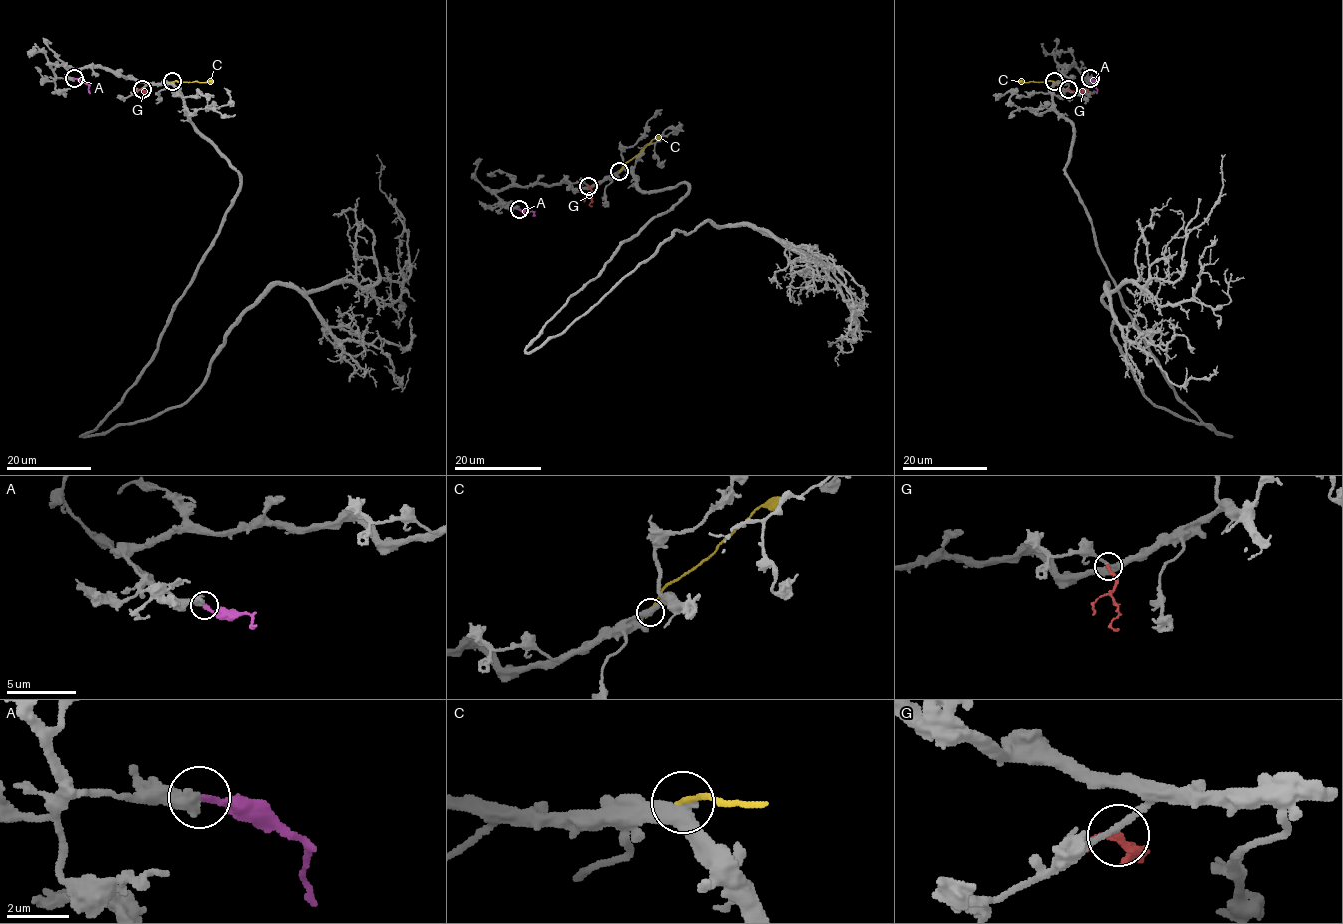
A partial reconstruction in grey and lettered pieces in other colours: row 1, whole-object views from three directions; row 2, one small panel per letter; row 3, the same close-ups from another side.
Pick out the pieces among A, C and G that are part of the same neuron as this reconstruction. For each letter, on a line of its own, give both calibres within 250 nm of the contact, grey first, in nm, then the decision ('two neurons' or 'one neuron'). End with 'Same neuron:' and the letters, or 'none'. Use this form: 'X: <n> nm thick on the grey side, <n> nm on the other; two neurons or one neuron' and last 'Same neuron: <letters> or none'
A: 440 nm thick on the grey side, 220 nm on the other; one neuron
C: 440 nm thick on the grey side, 200 nm on the other; two neurons
G: 180 nm thick on the grey side, 200 nm on the other; two neurons
Same neuron: A

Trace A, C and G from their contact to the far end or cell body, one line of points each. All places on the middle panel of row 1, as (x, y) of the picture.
A: (519, 209), (535, 214)
C: (620, 171), (661, 135)
G: (588, 186), (591, 206)

